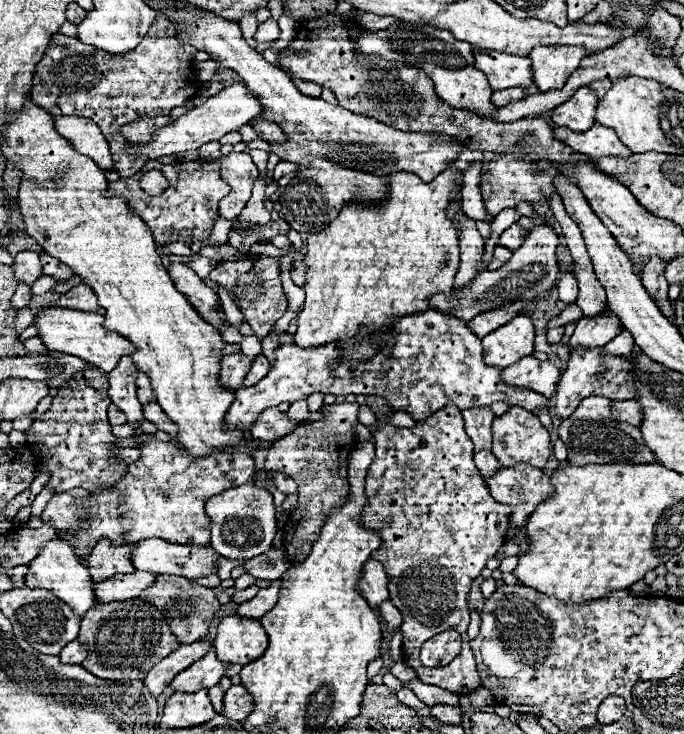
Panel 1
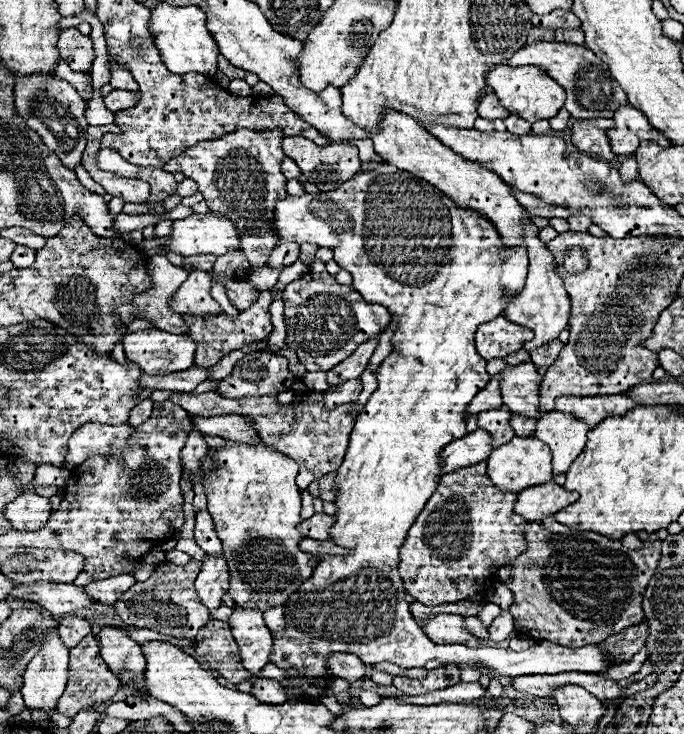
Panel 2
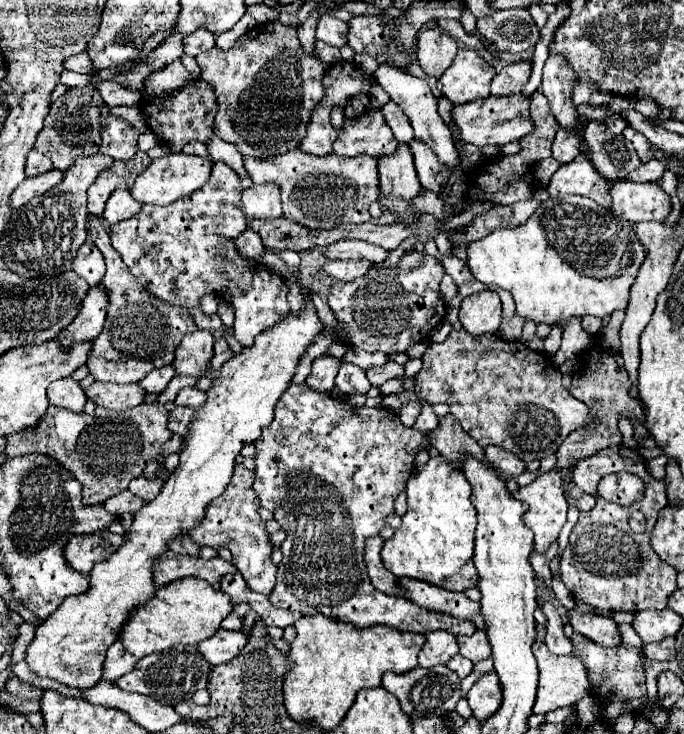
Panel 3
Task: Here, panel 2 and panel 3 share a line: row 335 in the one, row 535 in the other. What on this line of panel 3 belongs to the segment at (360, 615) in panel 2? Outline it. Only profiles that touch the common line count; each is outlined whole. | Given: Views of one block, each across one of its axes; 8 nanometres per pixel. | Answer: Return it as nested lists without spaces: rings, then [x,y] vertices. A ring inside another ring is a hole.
[[[444,456],[430,458],[410,474],[406,496],[406,522],[384,542],[380,552],[384,566],[398,578],[416,578],[452,592],[466,592],[478,586],[478,572],[472,562],[478,514],[470,504],[470,484],[464,474],[448,464]]]

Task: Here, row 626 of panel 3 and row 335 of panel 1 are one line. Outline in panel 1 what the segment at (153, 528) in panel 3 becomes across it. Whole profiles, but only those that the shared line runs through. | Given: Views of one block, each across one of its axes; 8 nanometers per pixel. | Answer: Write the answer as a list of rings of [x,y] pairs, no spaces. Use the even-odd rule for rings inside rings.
[[[50,302],[44,310],[34,316],[34,326],[38,330],[38,338],[44,342],[48,350],[66,352],[70,356],[78,356],[80,360],[102,368],[104,372],[112,372],[122,356],[130,356],[134,346],[120,334],[104,328],[104,316],[96,312],[80,312],[70,308],[56,308],[56,302]]]

